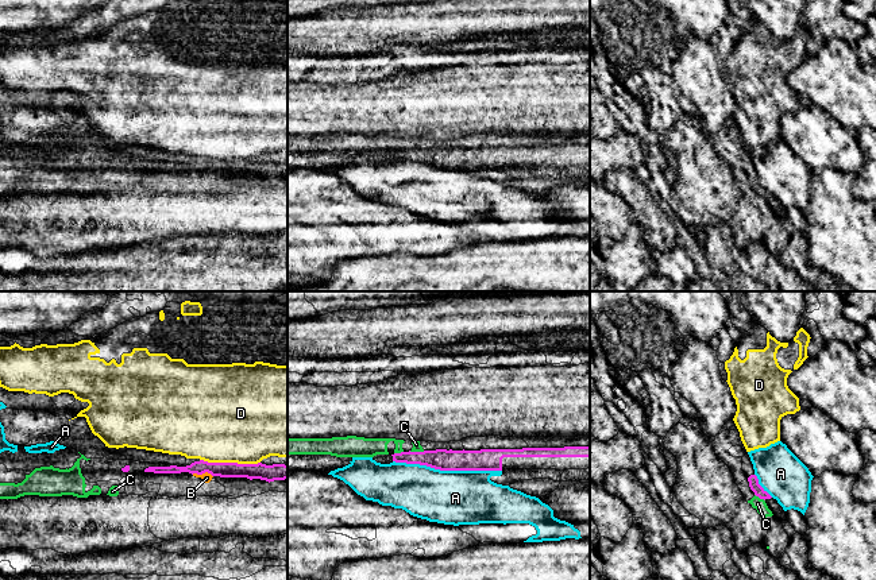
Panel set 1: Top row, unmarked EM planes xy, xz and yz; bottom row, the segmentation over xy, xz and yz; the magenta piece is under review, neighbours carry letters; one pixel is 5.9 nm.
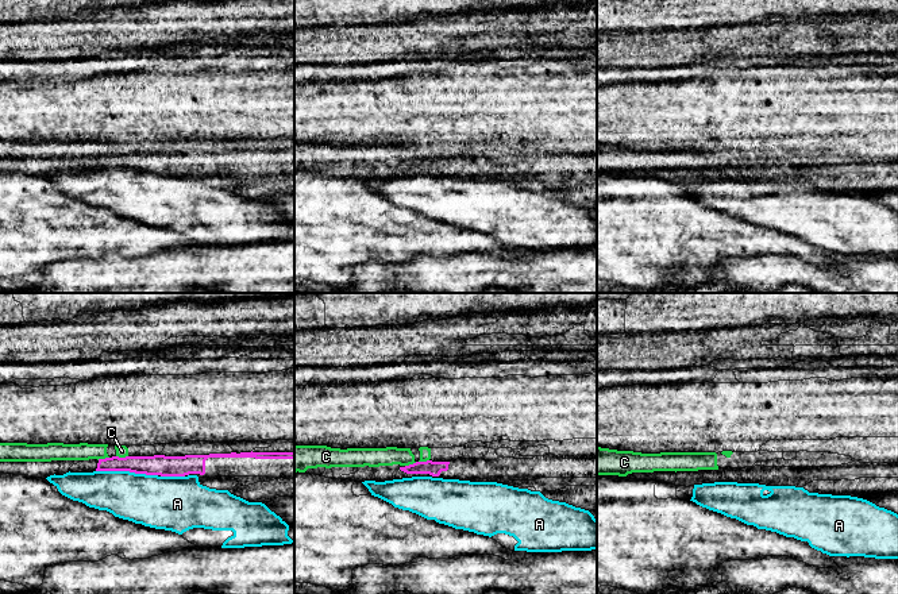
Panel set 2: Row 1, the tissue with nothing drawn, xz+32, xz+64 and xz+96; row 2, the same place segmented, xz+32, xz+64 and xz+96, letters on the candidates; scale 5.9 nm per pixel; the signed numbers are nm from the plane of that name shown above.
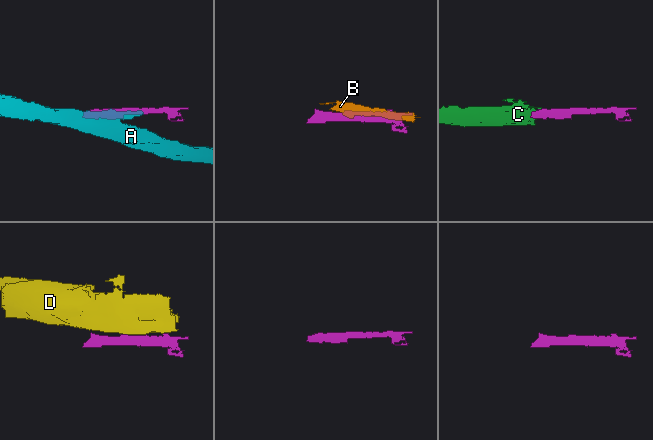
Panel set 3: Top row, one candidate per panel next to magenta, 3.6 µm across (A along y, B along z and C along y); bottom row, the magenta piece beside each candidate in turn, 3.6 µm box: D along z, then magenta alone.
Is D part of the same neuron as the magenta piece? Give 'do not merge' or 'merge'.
do not merge

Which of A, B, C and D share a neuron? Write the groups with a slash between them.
A / B C / D

